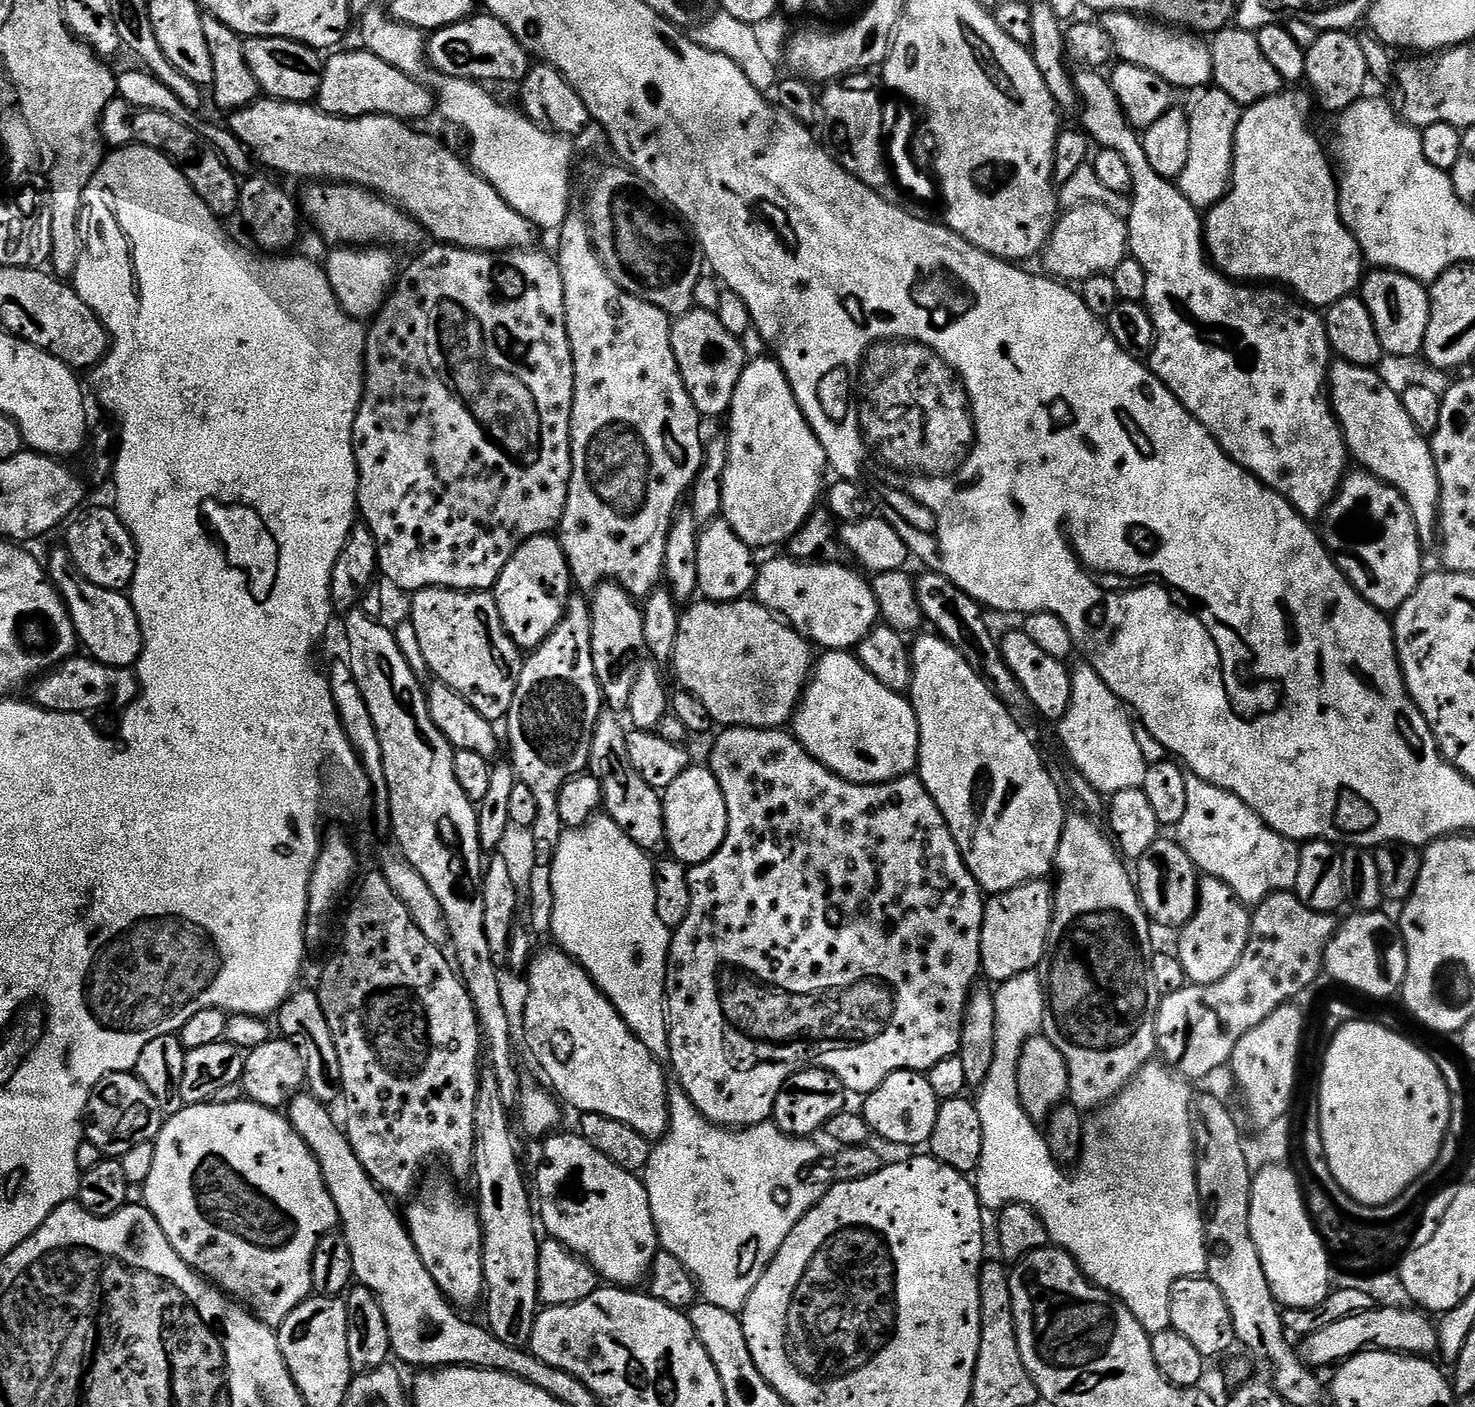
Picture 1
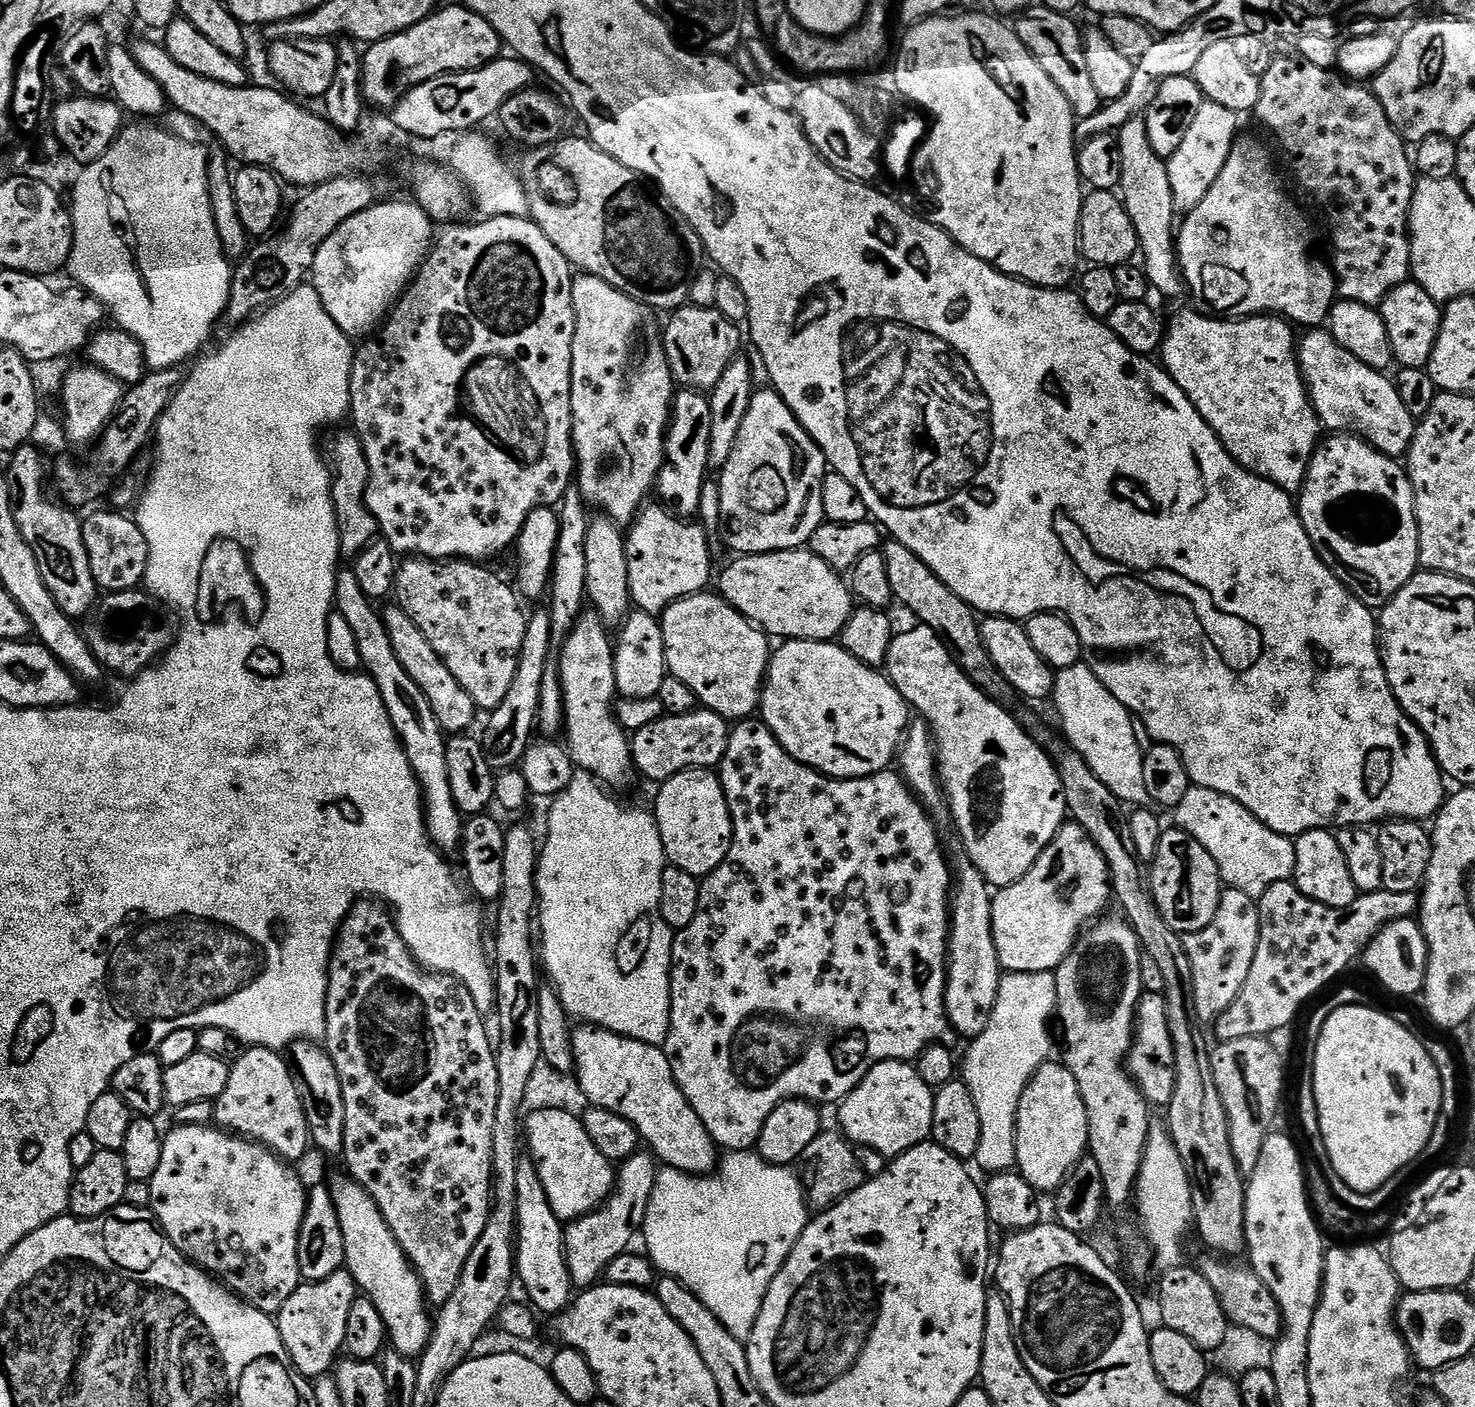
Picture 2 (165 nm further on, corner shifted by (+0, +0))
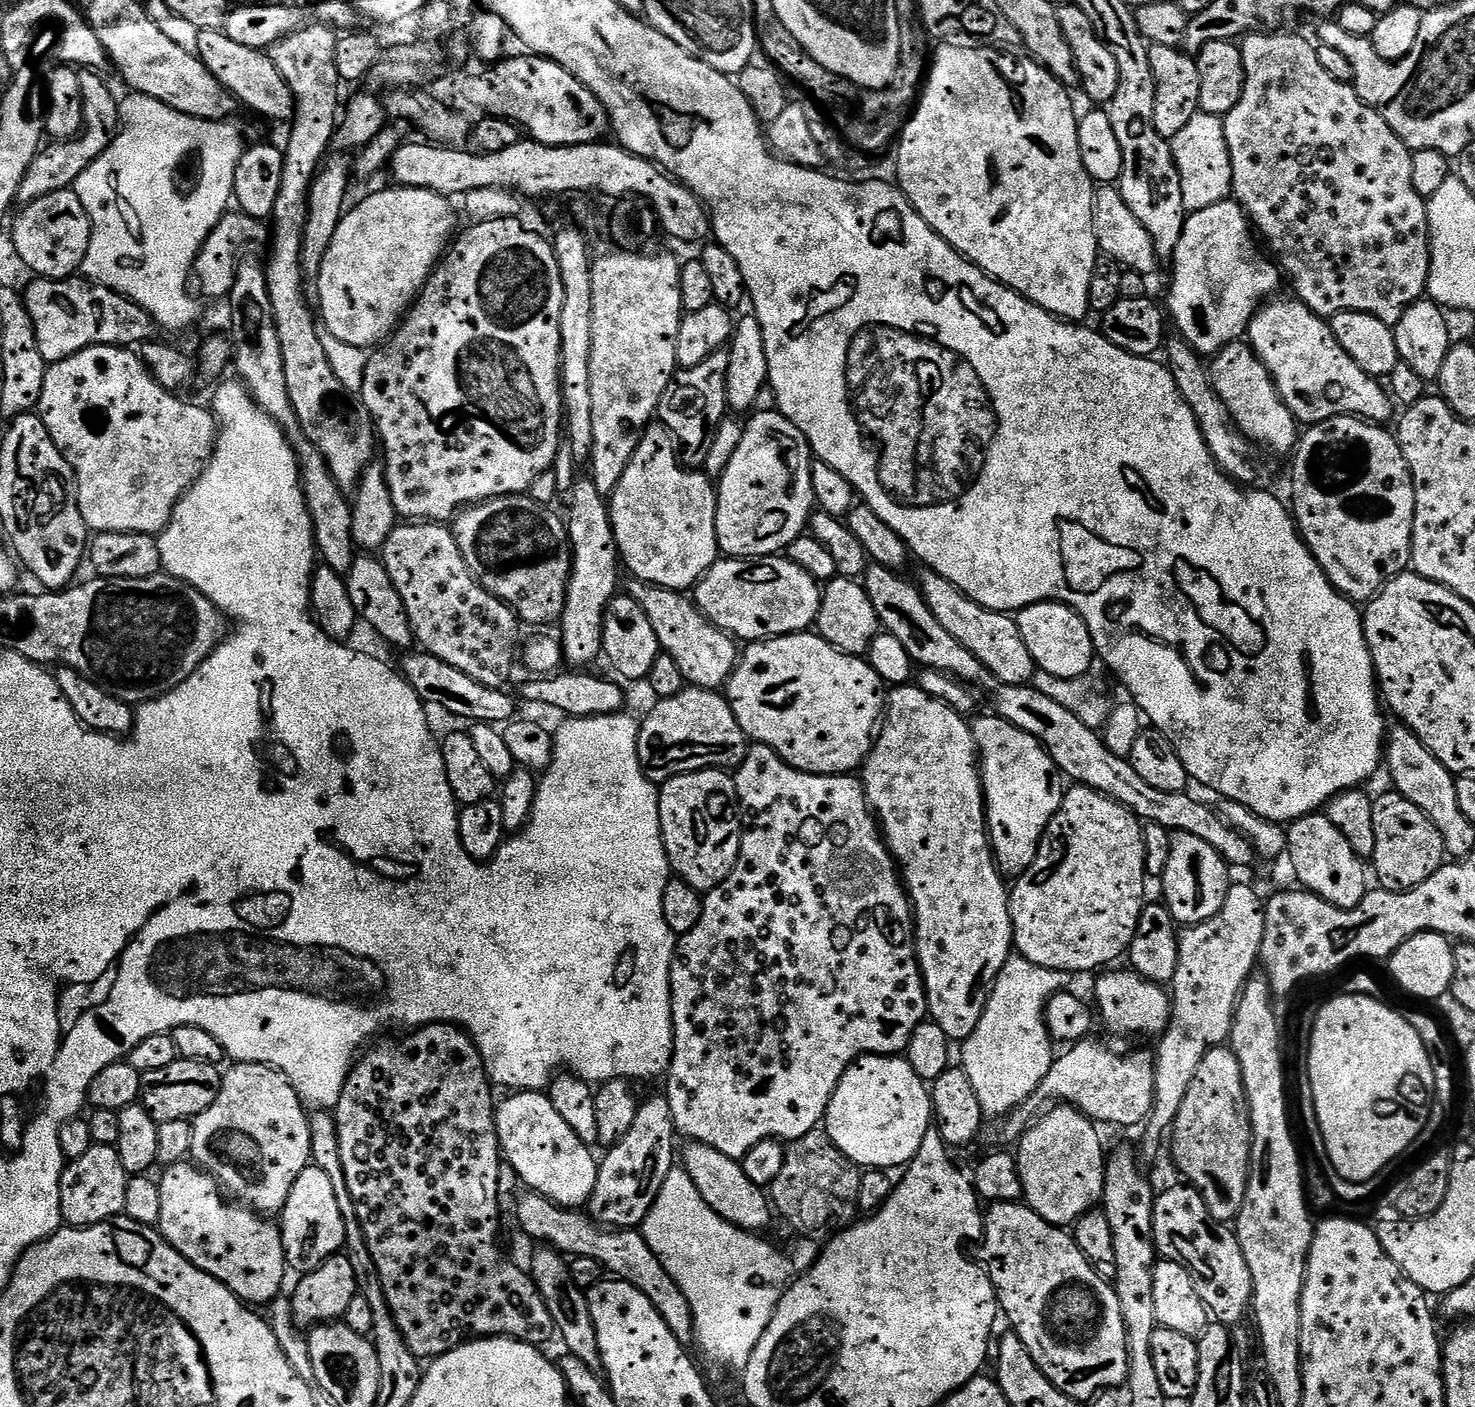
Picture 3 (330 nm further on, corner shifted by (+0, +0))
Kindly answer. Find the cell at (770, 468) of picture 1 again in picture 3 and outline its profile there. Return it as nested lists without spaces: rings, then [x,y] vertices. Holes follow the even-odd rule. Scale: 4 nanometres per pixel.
[[[778,410],[771,411],[757,411],[747,417],[742,442],[738,442],[734,458],[730,458],[726,470],[718,478],[716,540],[720,544],[720,552],[728,558],[755,558],[783,553],[789,544],[805,535],[812,519],[816,504],[812,489],[812,447],[798,426],[794,426]]]

